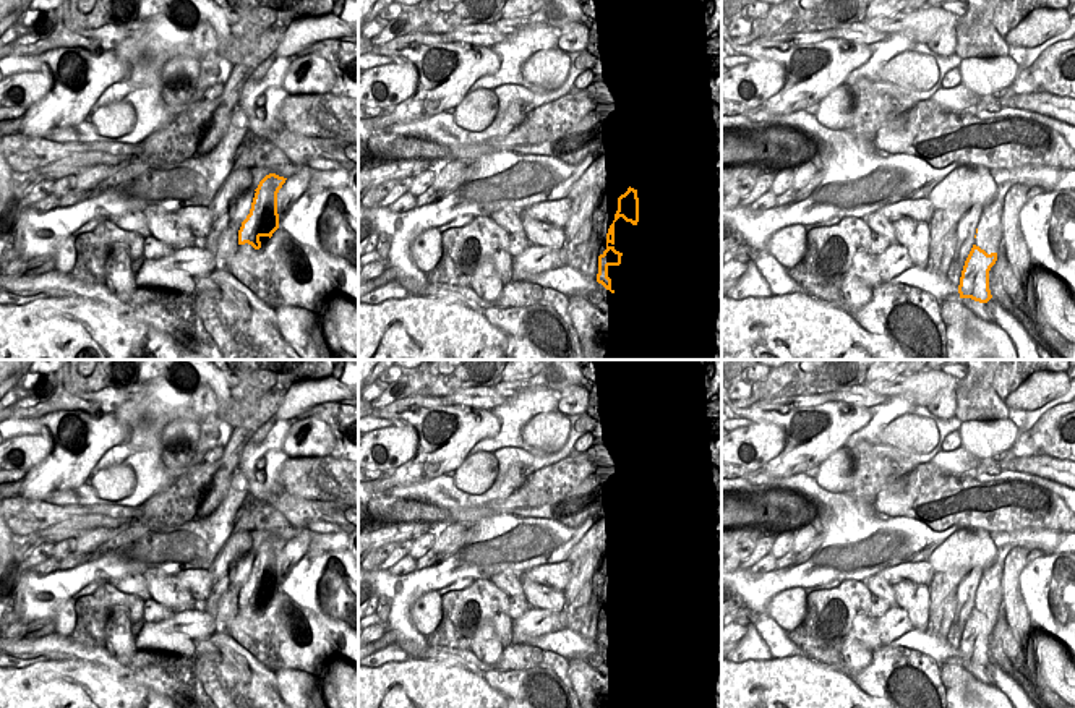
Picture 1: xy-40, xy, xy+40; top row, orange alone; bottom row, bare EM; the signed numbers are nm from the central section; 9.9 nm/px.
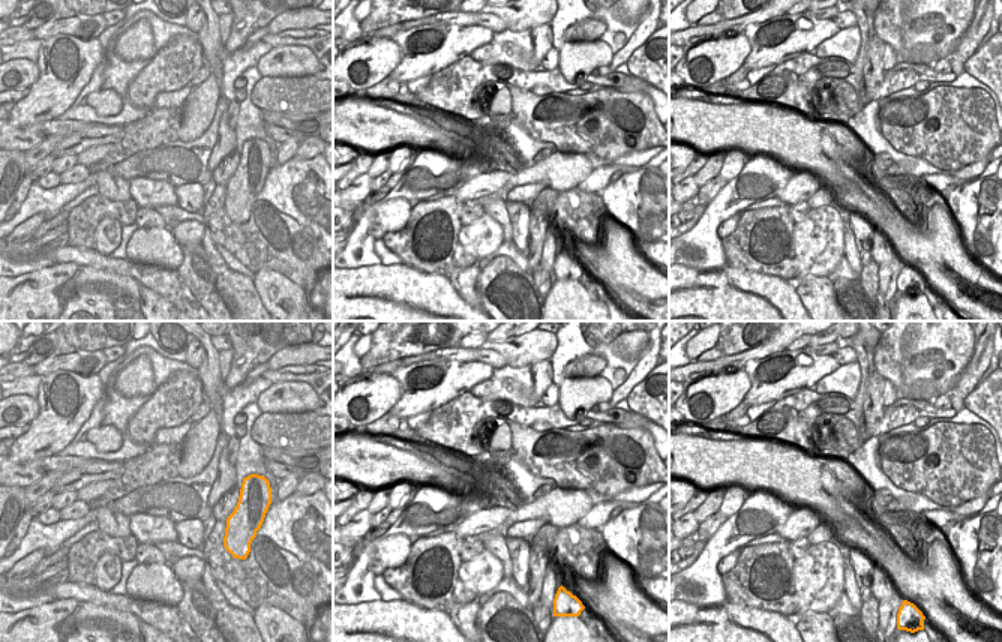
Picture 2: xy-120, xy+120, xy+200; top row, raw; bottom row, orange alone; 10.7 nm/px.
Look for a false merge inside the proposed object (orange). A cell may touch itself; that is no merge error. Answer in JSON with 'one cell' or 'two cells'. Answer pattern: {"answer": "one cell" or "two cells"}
{"answer": "one cell"}

